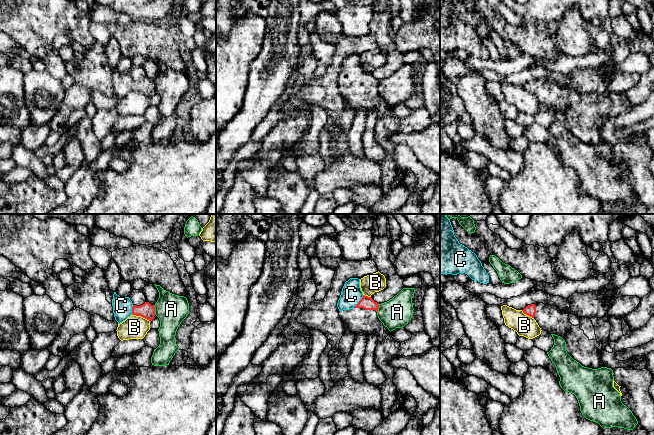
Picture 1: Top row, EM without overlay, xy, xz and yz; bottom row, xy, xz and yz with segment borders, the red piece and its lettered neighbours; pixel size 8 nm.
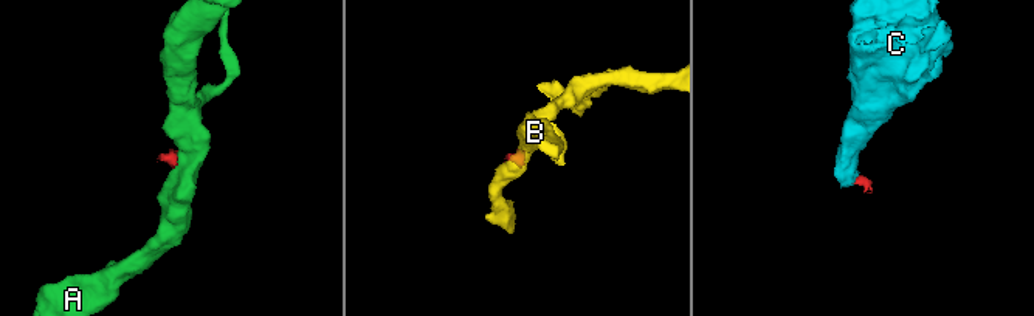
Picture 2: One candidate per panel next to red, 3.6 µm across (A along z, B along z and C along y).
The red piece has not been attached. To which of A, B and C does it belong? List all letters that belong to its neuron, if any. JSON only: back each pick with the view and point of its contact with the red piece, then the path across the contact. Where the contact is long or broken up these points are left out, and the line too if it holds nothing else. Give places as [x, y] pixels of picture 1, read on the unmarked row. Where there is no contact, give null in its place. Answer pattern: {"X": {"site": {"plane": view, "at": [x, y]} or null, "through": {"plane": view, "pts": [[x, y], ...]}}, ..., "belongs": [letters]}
{"C": {"site": {"plane": "xz", "at": [359, 77]}}, "belongs": ["C"]}

